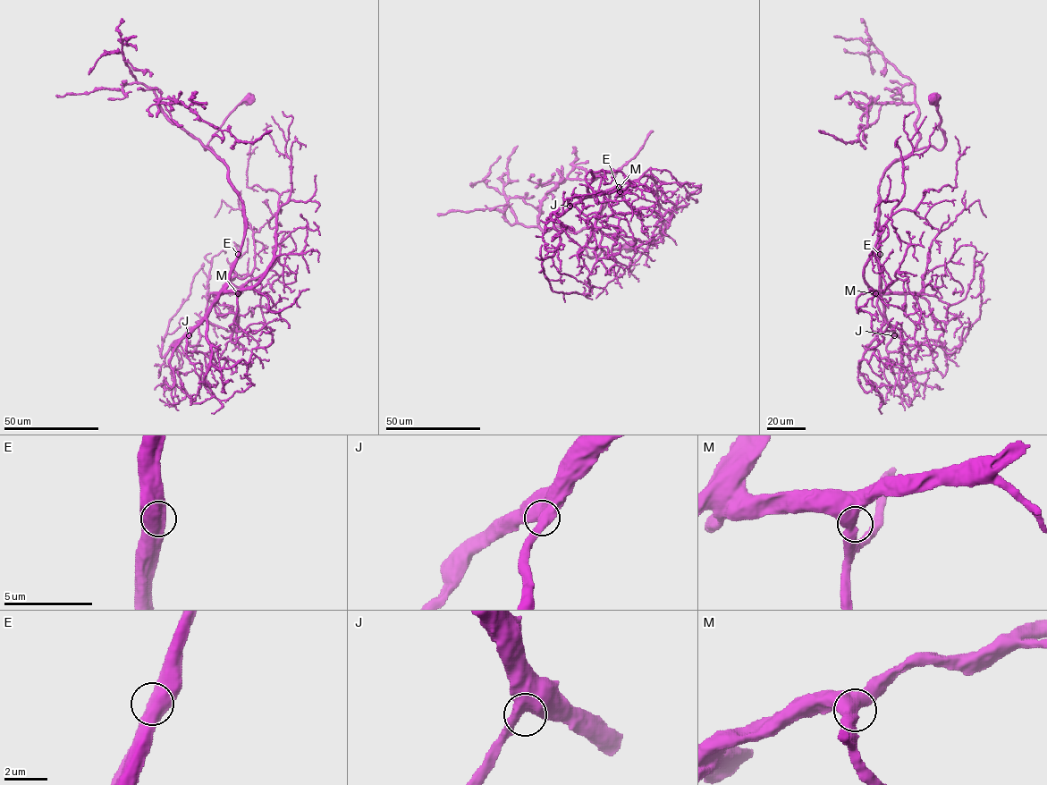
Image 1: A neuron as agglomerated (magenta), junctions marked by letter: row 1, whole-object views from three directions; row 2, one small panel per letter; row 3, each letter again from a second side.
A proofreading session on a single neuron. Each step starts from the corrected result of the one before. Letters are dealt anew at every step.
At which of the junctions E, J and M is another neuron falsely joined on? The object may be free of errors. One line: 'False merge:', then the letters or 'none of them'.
False merge: none of them

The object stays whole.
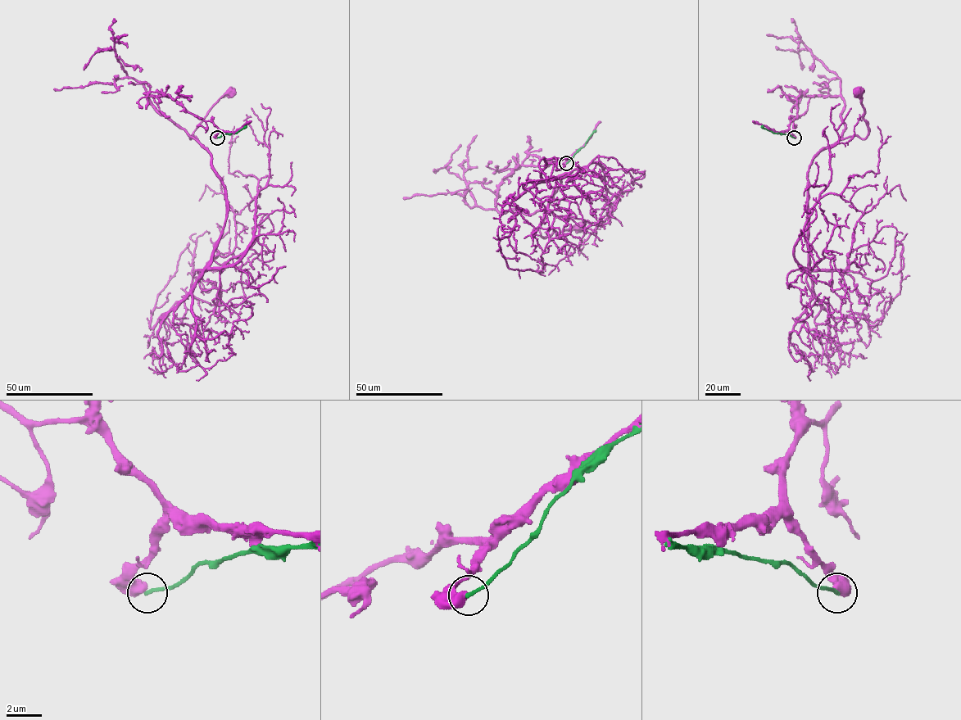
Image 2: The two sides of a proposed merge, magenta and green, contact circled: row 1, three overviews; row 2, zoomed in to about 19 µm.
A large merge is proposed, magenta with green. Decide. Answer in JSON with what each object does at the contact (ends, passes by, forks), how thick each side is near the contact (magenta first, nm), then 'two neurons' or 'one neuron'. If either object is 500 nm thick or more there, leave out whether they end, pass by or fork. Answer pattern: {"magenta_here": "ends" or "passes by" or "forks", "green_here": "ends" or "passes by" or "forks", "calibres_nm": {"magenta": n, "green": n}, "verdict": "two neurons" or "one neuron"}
{"calibres_nm": {"magenta": 600, "green": 200}, "verdict": "two neurons"}

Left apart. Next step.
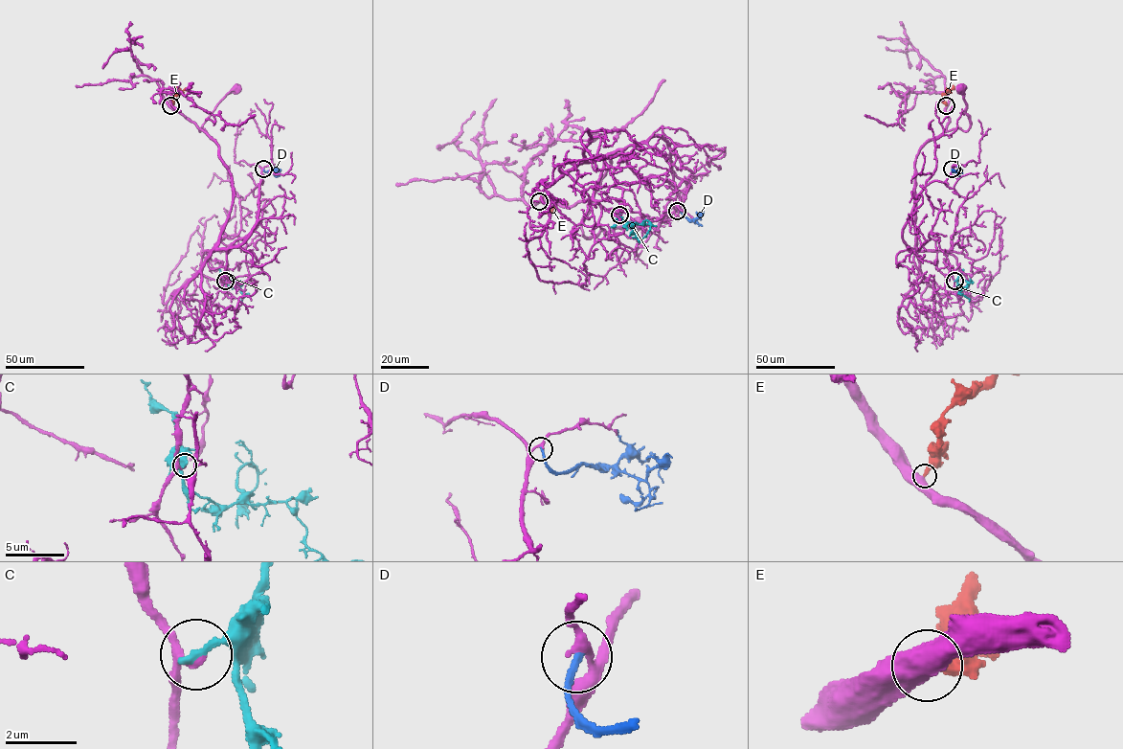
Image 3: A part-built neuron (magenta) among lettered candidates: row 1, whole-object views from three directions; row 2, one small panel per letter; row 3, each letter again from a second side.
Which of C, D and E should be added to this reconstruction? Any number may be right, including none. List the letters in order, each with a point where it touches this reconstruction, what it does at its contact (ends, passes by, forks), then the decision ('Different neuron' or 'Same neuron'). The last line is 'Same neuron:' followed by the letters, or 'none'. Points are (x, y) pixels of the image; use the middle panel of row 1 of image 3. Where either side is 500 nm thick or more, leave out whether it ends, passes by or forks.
C: Touches magenta at (619, 215). It ends there. Different neuron
D: Touches magenta at (677, 211). It ends there. Different neuron
E: Touches magenta at (539, 201). It ends there. Same neuron
Same neuron: E

